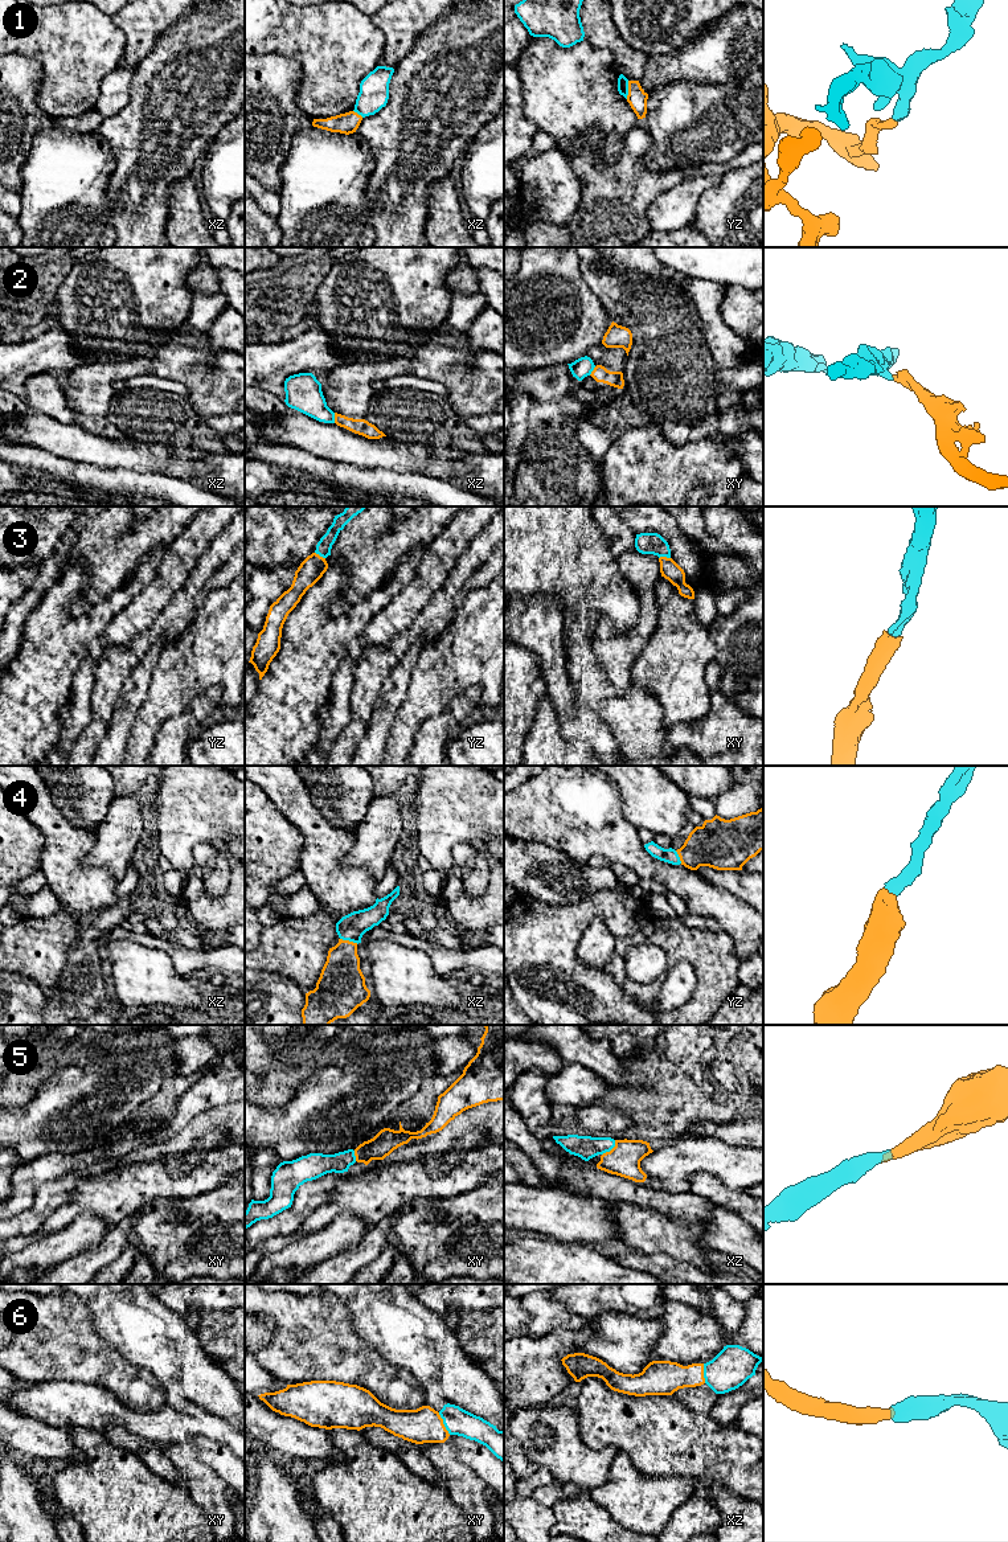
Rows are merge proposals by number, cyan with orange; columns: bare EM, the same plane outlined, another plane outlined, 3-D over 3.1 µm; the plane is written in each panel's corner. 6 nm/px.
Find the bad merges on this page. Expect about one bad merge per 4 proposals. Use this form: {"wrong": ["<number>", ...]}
{"wrong": ["1", "2"]}

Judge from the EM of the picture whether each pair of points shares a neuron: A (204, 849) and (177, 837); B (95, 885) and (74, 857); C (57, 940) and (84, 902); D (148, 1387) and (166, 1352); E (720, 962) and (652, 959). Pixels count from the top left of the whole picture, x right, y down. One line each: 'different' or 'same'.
A: different
B: same
C: different
D: different
E: different

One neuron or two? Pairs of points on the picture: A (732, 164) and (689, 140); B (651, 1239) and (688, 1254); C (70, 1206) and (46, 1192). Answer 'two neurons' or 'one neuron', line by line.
A: two neurons
B: one neuron
C: two neurons

